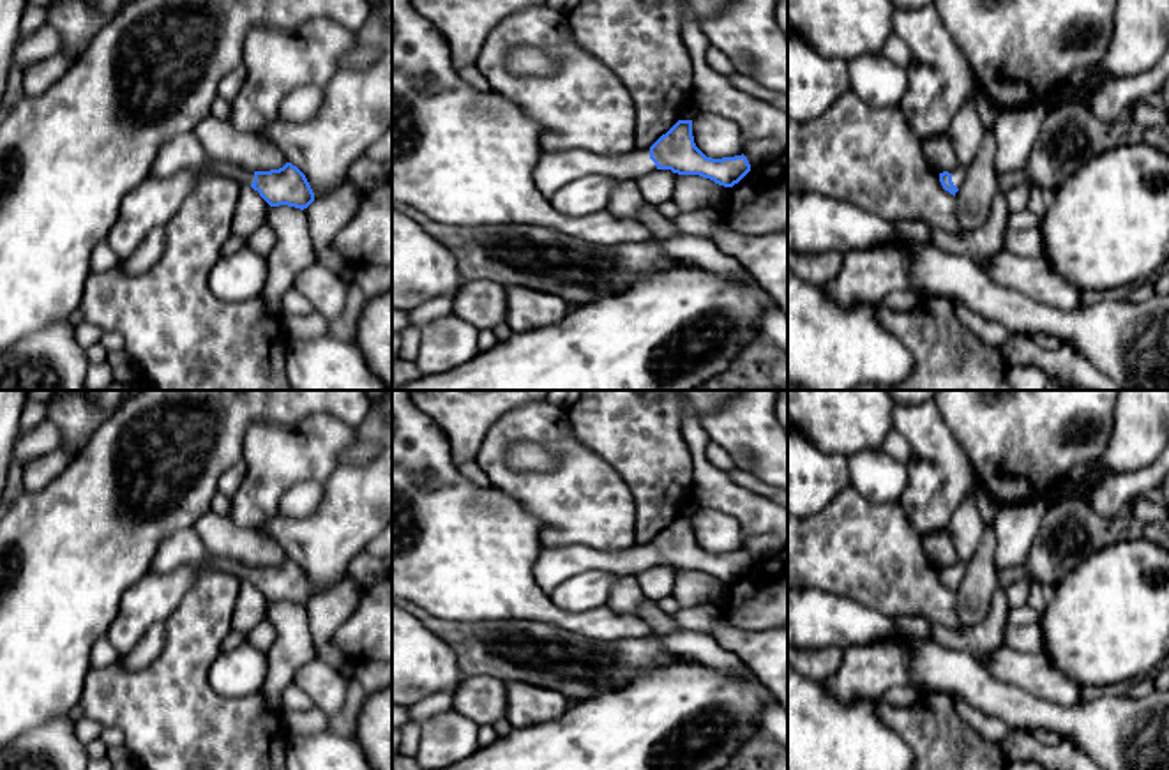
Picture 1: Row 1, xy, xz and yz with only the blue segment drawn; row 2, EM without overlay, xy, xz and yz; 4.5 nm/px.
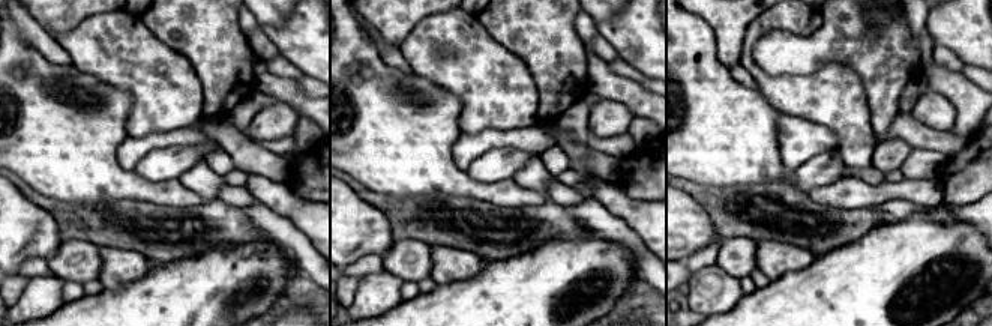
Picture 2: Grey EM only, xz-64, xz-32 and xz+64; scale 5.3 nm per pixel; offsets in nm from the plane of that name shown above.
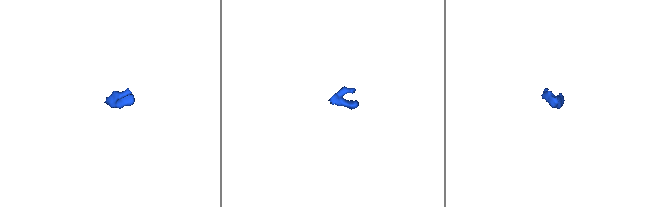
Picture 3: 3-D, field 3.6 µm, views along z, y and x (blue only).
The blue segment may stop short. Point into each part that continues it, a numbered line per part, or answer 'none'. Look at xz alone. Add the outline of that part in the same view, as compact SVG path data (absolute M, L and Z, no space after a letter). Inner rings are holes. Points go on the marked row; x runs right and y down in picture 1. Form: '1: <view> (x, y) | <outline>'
1: xz (555, 168) | M542 147L533 170L533 184L547 200L563 185L592 175L637 180L657 166L650 159L650 148L636 148L627 155L597 155L588 150L547 150Z

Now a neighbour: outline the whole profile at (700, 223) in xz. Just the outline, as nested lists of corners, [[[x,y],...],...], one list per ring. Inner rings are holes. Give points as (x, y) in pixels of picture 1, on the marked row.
[[[706,207],[703,210],[682,212],[673,217],[671,223],[682,235],[710,238],[719,219],[722,219],[722,214],[712,207]]]

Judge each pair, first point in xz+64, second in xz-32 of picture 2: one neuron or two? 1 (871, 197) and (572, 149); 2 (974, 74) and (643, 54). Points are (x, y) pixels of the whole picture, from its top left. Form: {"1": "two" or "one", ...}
{"1": "two", "2": "two"}

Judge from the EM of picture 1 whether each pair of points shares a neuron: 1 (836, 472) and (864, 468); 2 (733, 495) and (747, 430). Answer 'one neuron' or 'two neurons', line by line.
1: two neurons
2: two neurons

